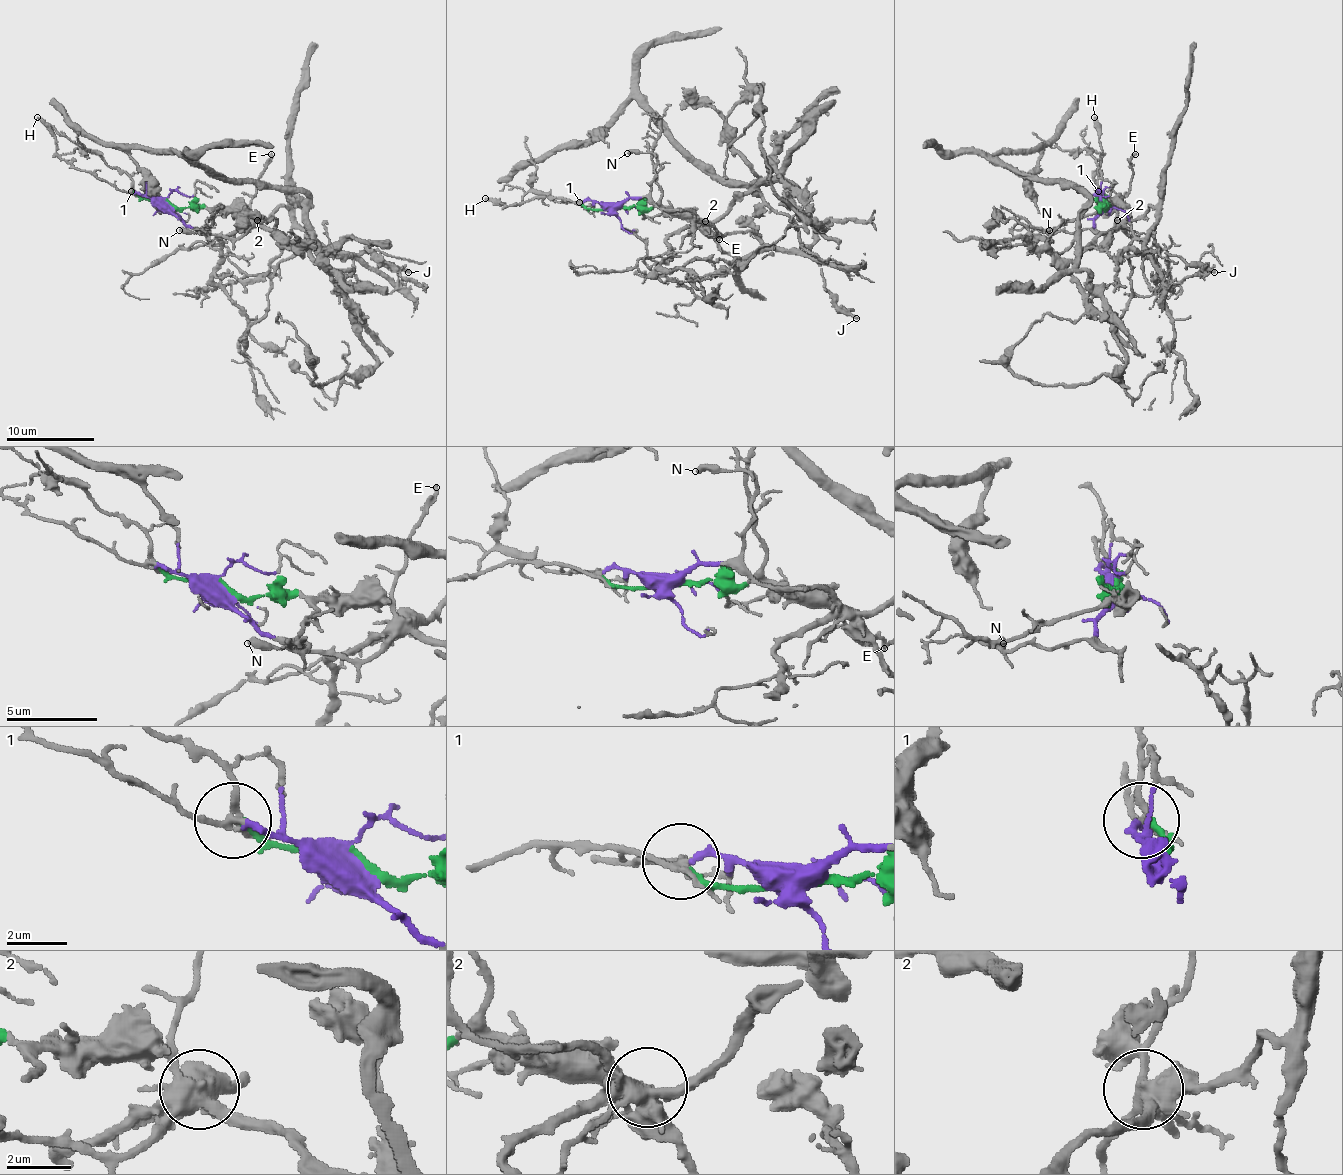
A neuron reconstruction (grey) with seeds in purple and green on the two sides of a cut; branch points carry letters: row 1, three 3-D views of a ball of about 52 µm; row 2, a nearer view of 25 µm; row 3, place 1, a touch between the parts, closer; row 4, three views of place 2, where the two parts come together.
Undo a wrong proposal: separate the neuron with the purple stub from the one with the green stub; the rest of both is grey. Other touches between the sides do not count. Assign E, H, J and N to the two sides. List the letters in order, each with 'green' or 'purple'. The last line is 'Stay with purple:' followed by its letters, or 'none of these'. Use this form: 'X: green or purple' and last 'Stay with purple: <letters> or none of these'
E: green
H: purple
J: green
N: purple
Stay with purple: H, N

